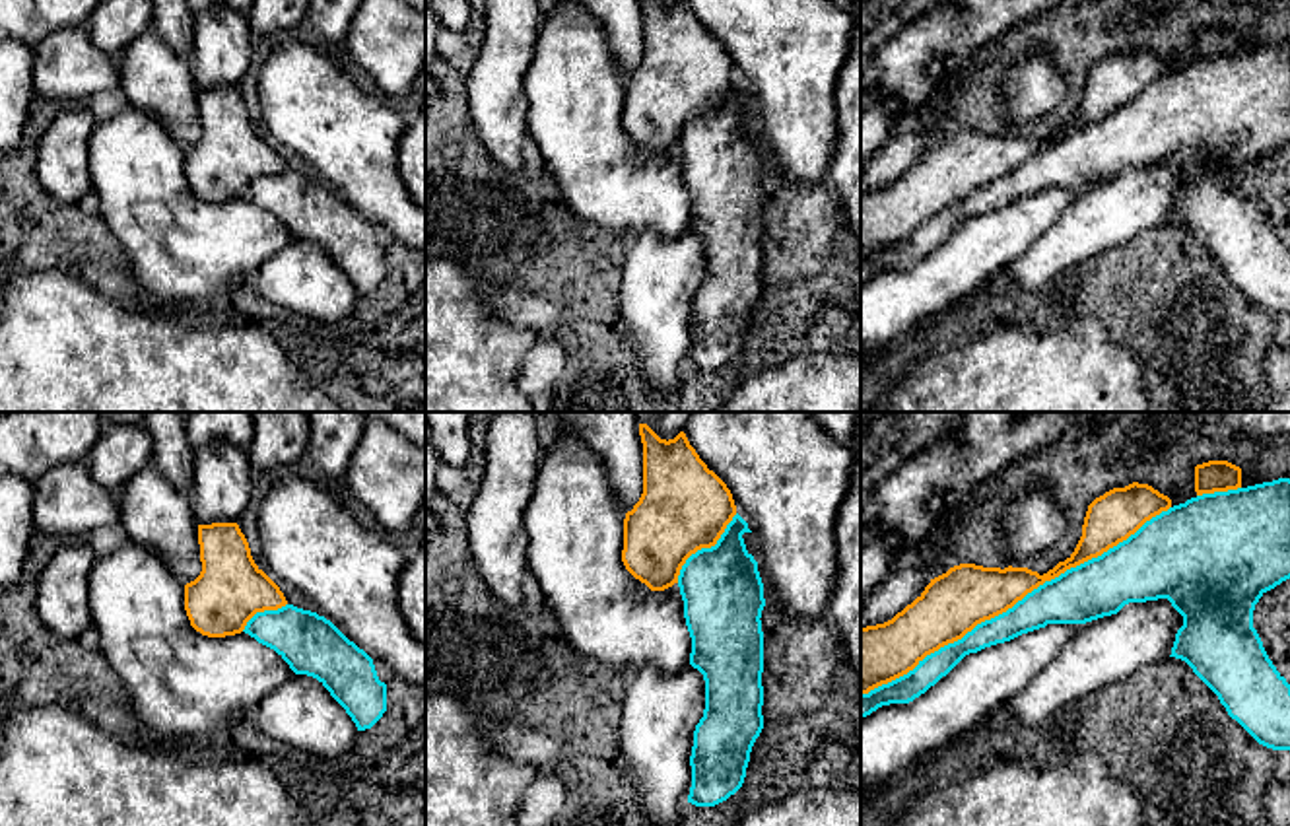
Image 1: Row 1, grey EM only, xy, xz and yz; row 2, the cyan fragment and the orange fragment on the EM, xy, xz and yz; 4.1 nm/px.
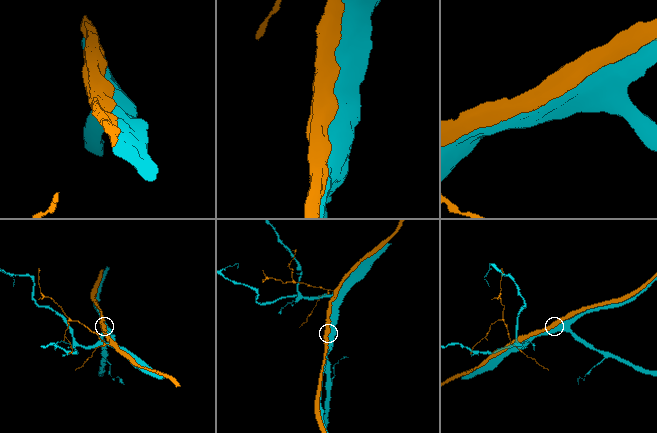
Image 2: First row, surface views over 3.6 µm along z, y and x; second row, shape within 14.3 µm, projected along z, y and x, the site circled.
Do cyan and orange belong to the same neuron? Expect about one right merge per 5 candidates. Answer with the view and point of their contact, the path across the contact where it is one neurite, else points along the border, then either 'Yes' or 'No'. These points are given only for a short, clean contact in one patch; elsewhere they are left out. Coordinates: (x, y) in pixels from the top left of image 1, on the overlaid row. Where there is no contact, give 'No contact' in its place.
Touches cyan at yz (1017, 603). No

